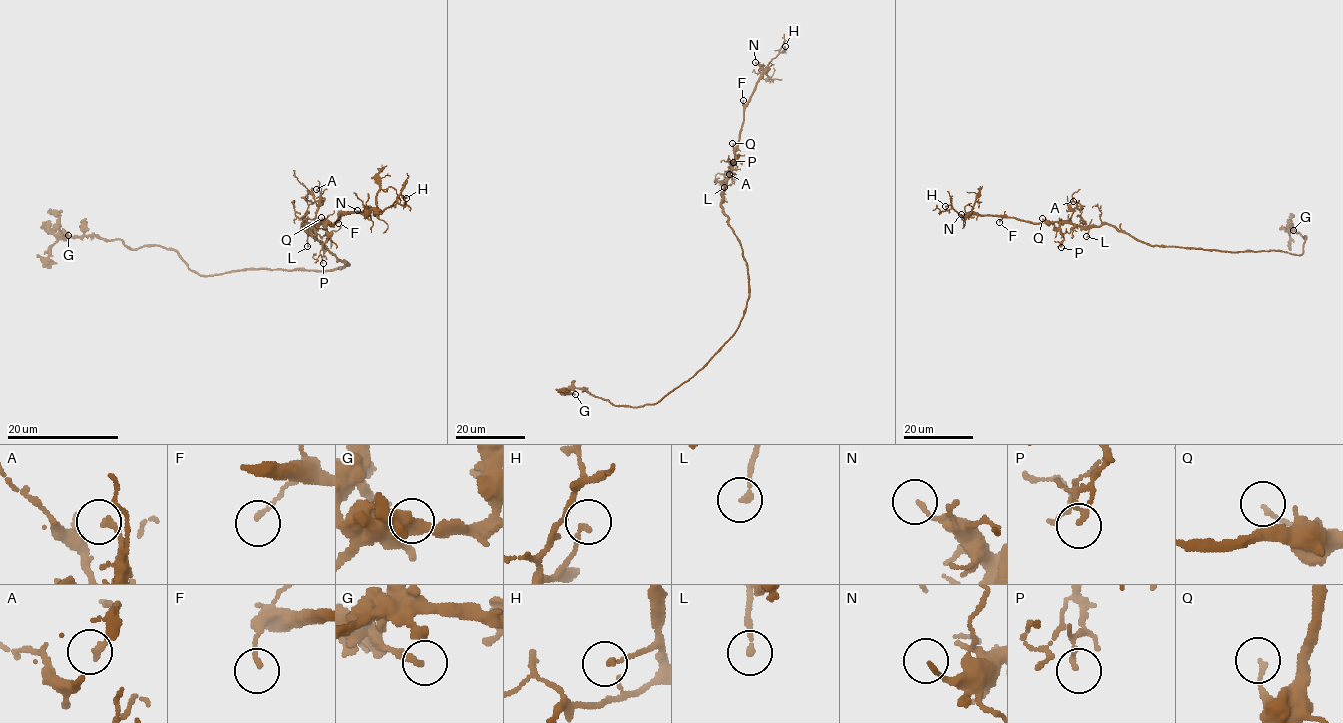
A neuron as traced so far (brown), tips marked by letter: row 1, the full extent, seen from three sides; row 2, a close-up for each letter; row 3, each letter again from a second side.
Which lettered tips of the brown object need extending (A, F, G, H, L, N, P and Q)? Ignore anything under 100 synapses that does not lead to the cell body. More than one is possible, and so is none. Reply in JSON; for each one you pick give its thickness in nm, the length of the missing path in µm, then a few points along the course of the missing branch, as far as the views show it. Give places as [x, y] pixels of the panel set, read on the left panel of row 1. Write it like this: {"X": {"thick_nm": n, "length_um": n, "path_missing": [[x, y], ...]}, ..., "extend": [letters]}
{"extend": []}

